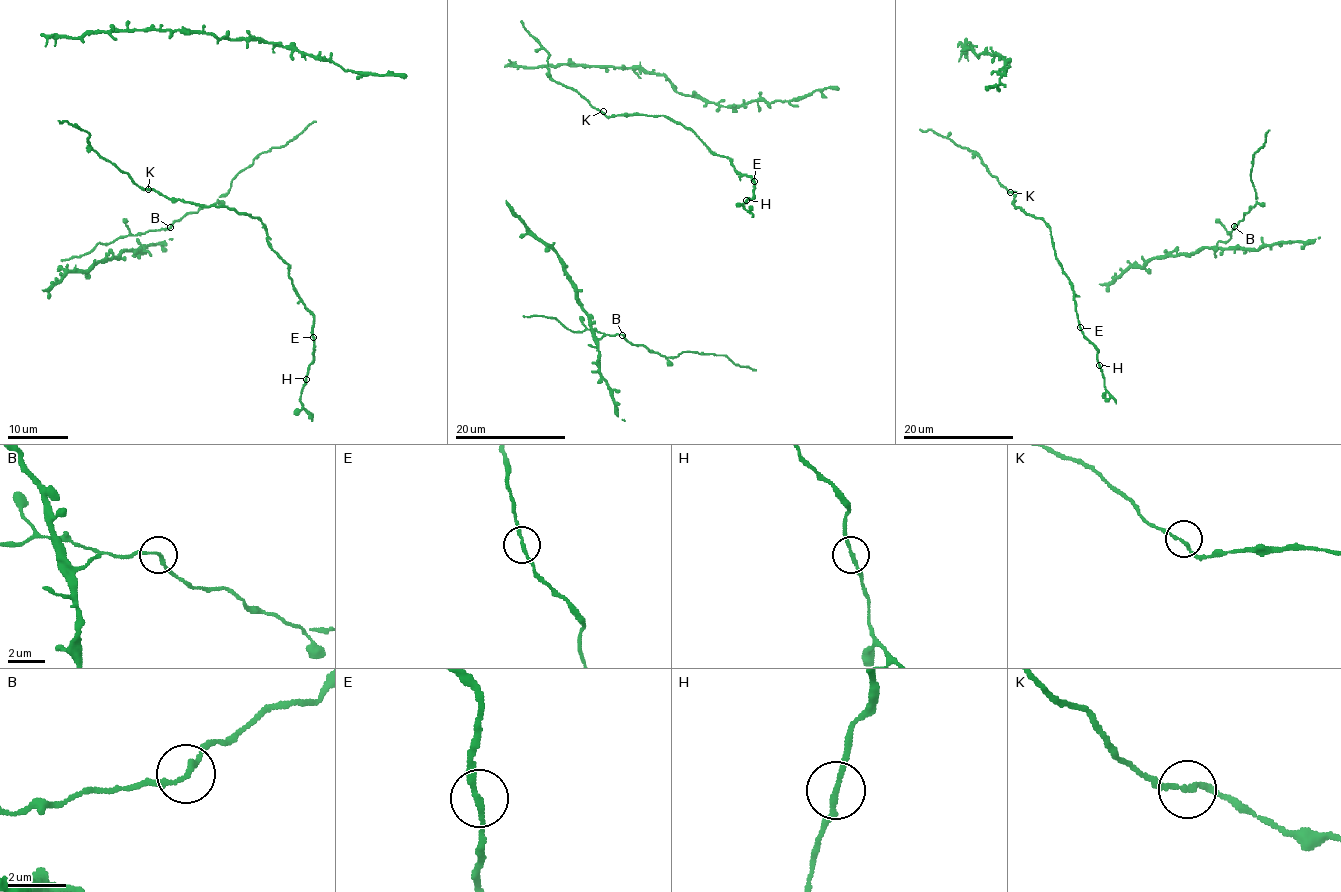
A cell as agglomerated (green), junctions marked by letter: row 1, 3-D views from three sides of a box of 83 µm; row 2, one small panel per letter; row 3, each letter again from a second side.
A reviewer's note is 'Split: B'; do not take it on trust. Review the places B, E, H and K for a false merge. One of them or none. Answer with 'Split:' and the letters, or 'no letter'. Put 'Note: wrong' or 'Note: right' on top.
Note: wrong
Split: no letter

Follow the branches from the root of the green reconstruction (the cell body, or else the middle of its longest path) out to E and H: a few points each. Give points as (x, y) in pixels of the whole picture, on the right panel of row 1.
E: (1005, 188), (1016, 194), (1014, 207), (1039, 217), (1050, 229), (1056, 258), (1074, 292), (1079, 328)
H: (1005, 188), (1016, 194), (1014, 207), (1050, 229), (1079, 329), (1099, 365)

